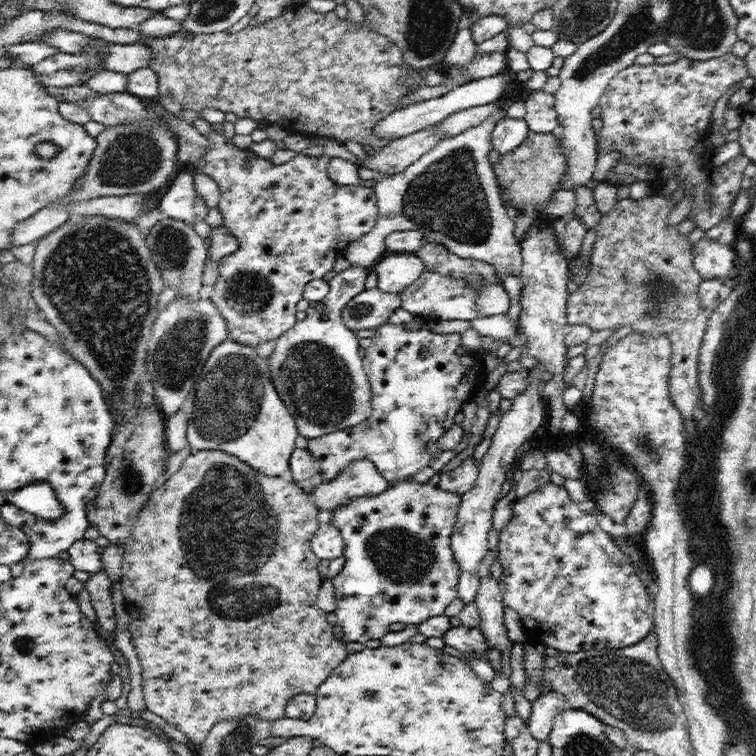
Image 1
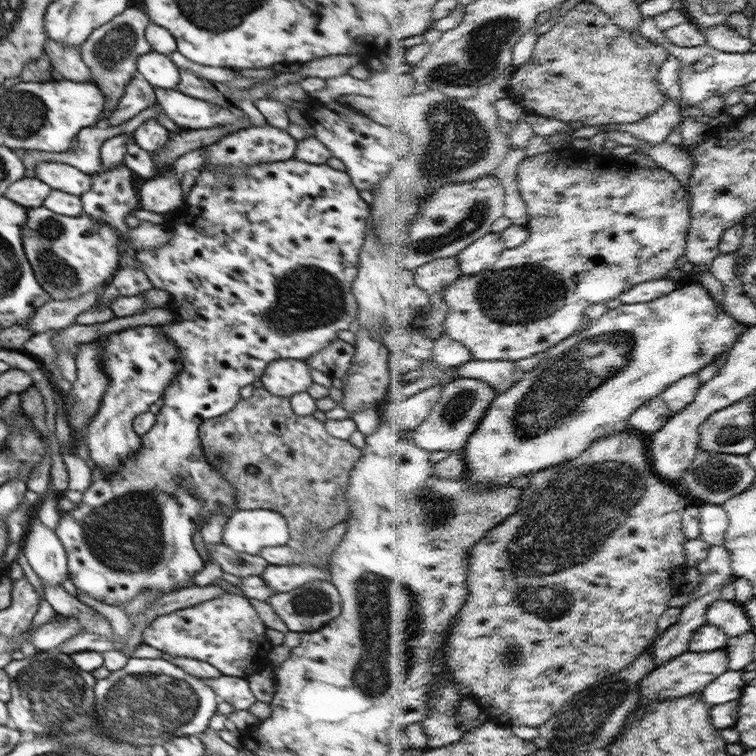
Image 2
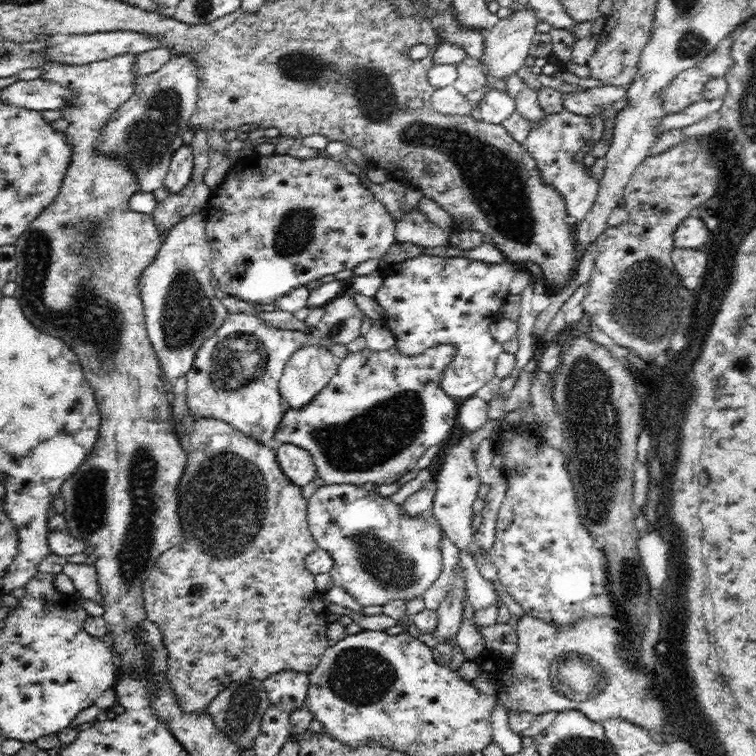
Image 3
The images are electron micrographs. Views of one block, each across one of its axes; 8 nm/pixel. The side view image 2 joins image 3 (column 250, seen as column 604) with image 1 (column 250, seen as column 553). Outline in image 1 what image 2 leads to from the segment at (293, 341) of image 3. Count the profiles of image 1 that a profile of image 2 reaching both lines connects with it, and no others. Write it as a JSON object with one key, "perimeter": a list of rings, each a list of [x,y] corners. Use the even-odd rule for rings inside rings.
{"perimeter":[[[226,340],[209,354],[194,387],[196,398],[189,414],[187,436],[194,452],[218,450],[239,458],[267,478],[281,477],[285,470],[290,470],[290,460],[299,435],[298,427],[273,387],[266,358],[260,358],[250,347]]]}

